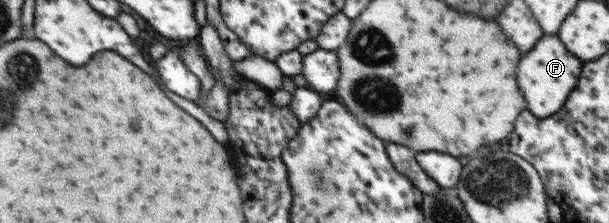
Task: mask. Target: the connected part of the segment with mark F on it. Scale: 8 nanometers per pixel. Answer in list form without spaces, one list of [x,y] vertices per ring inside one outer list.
[[[545,34],[533,48],[532,52],[528,51],[526,56],[522,56],[522,72],[518,72],[518,80],[522,80],[522,88],[526,88],[526,100],[530,100],[530,112],[534,112],[534,117],[552,116],[564,106],[568,95],[577,85],[582,65],[584,61],[569,51],[566,44],[558,34]]]

